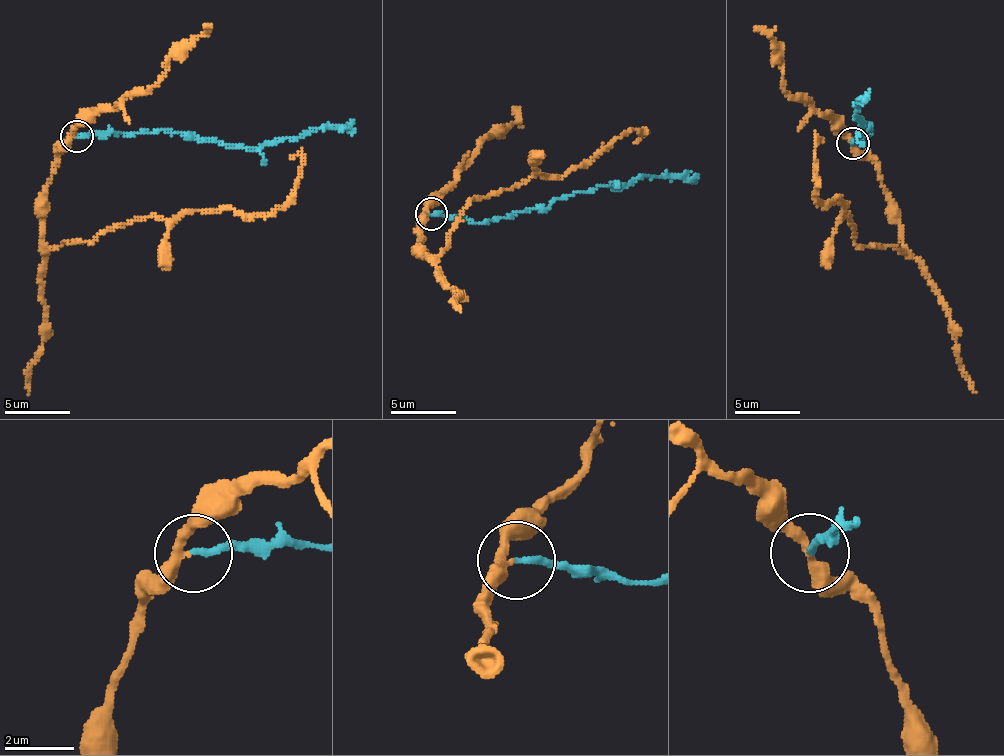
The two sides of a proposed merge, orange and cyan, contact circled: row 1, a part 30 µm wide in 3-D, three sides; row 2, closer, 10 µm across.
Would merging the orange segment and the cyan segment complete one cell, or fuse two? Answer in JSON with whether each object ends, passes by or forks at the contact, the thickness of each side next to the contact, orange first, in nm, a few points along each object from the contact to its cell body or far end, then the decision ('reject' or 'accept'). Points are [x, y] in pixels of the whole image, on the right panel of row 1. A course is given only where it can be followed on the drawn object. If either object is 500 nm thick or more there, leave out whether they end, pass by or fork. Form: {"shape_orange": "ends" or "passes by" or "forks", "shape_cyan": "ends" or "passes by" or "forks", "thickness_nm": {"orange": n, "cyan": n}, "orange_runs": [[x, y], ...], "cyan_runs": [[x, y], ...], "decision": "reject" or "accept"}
{"shape_orange": "passes by", "shape_cyan": "ends", "thickness_nm": {"orange": 280, "cyan": 200}, "orange_runs": [[853, 144], [873, 163], [904, 251], [855, 241], [841, 212], [847, 202], [818, 199], [815, 141], [823, 142]], "cyan_runs": [[854, 144], [872, 130], [869, 122], [859, 131], [855, 112], [869, 89]], "decision": "reject"}

